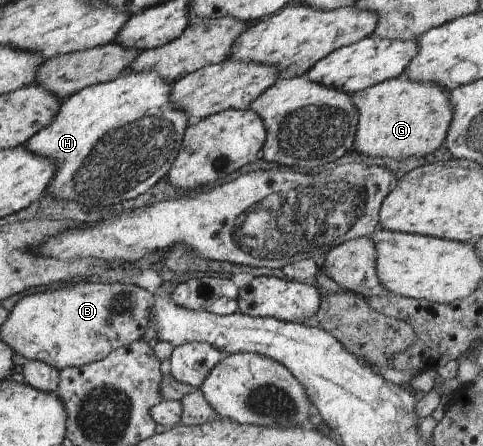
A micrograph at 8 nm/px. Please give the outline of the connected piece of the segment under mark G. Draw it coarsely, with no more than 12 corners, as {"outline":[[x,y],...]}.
{"outline":[[401,73],[350,95],[353,148],[403,160],[437,150],[448,90]]}

